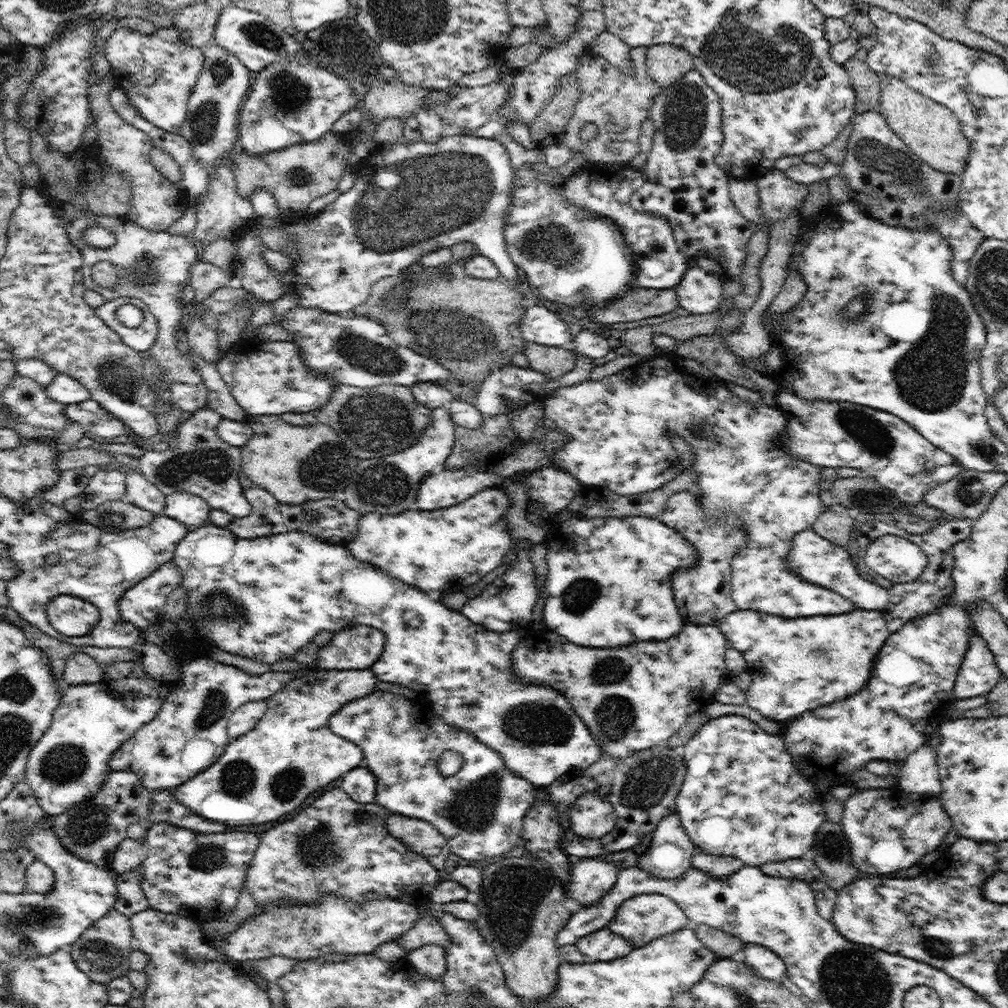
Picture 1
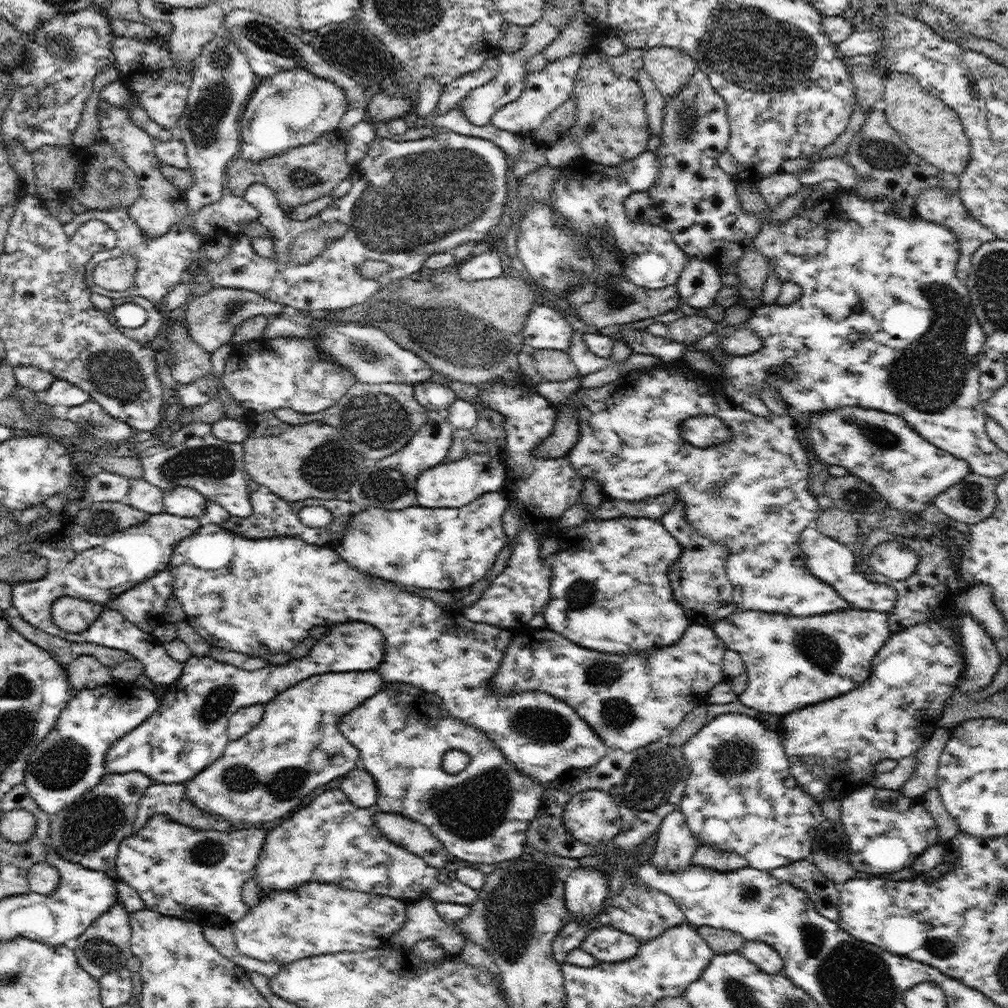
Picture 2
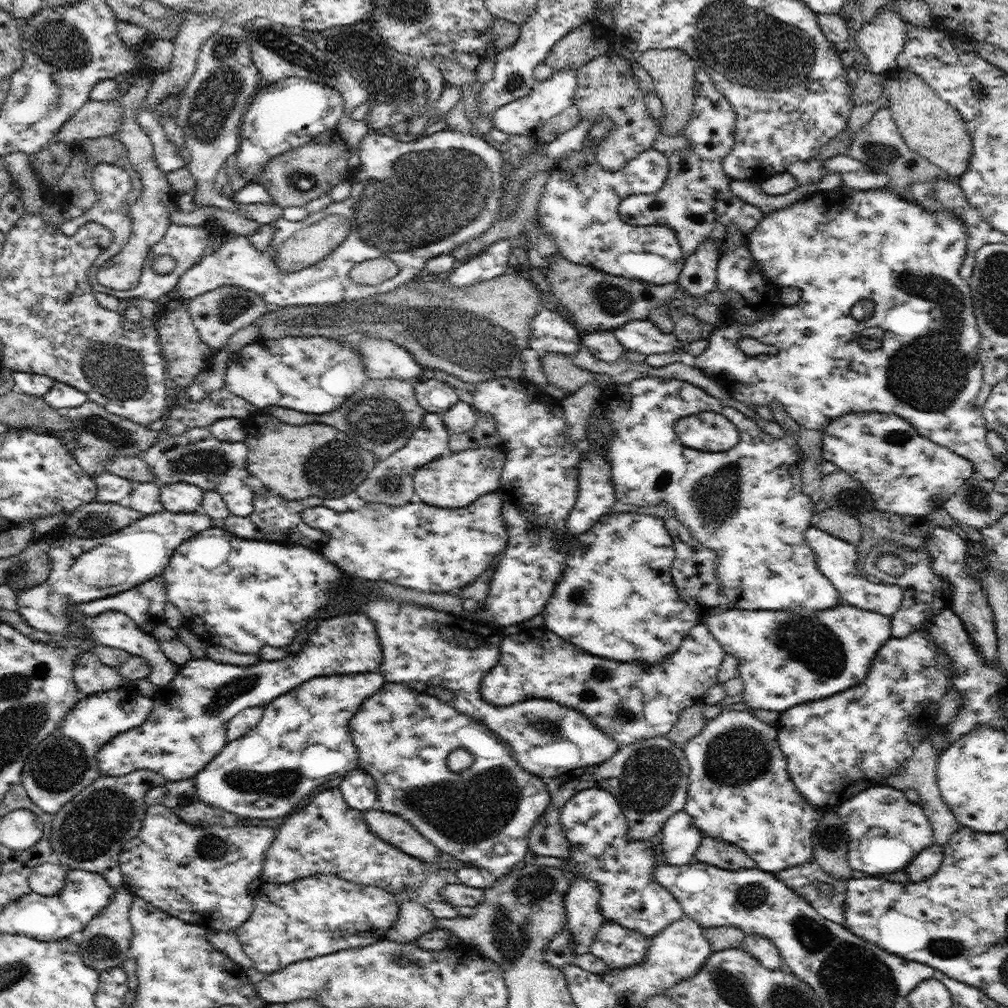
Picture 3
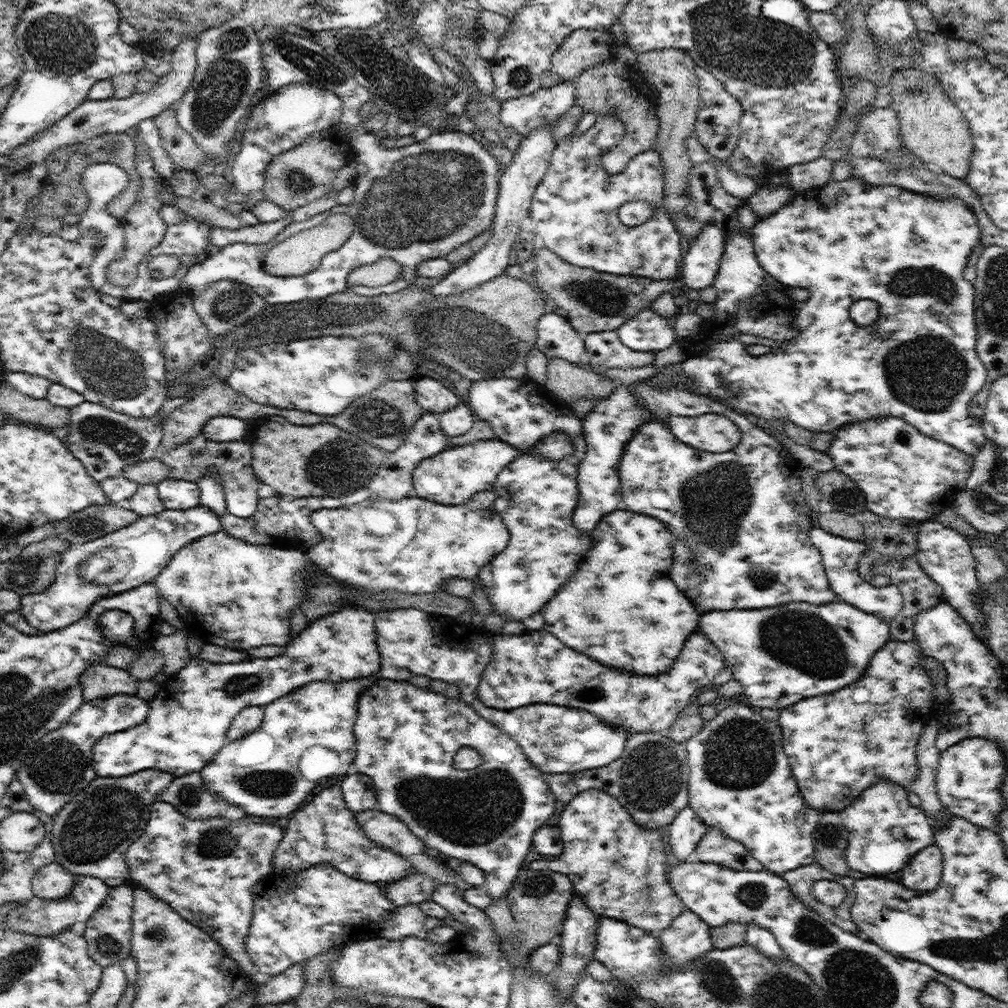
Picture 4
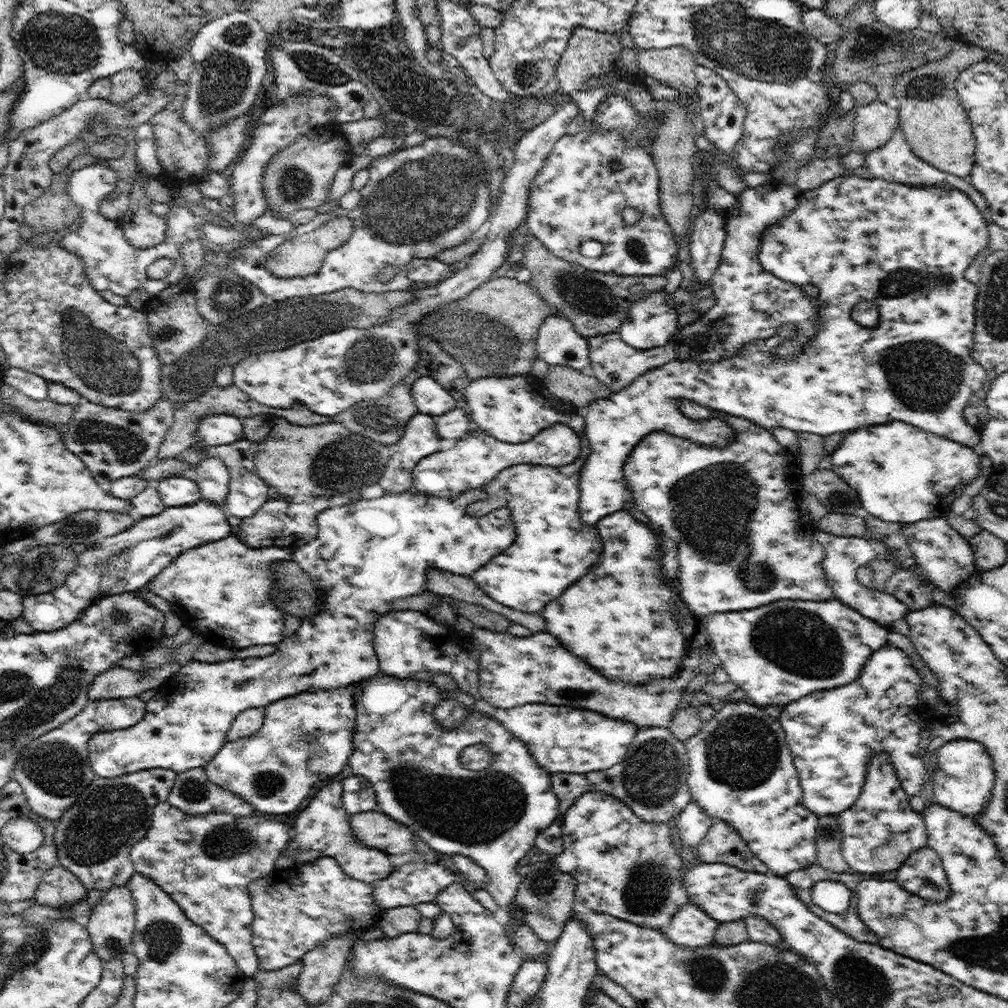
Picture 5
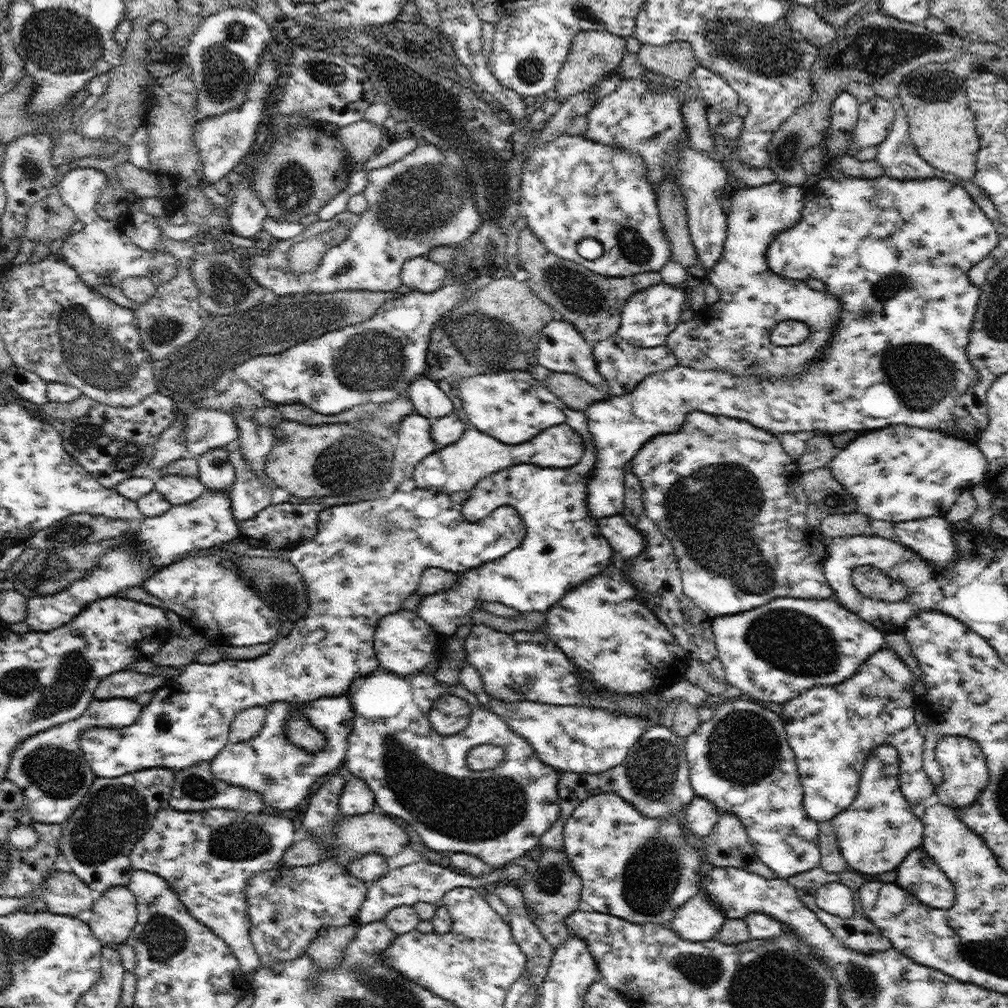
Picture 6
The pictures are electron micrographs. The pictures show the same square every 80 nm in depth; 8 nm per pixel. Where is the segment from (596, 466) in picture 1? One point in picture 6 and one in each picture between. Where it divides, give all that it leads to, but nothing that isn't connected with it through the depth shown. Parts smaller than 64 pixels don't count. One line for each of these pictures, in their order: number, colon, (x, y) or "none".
2: (750, 493)
3: (747, 504)
4: (742, 514)
5: (738, 517)
6: (724, 492)

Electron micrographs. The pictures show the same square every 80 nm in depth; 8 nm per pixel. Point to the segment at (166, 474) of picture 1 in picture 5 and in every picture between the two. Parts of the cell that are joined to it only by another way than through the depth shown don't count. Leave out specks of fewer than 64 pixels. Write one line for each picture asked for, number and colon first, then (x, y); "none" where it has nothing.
2: (192, 455)
3: (197, 457)
4: (230, 462)
5: (248, 492)

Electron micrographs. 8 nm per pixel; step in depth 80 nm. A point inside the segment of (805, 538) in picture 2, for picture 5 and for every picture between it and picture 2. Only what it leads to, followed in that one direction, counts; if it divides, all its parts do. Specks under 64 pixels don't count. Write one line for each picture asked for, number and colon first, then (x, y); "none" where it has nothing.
3: (836, 559)
4: (840, 556)
5: (844, 556)

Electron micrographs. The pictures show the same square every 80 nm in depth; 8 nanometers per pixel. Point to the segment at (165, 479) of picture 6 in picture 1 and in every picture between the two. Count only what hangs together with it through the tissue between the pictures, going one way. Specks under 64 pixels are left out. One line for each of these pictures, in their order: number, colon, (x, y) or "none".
1: (193, 511)
2: (181, 501)
3: (180, 497)
4: (176, 494)
5: (182, 490)

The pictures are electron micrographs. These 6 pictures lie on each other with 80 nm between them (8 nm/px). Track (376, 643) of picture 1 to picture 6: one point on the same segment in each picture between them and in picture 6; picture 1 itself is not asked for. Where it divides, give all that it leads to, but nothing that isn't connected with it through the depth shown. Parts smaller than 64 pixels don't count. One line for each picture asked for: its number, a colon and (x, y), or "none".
2: (188, 731)
3: (187, 728)
4: (190, 714)
5: (366, 554)
6: (367, 558)

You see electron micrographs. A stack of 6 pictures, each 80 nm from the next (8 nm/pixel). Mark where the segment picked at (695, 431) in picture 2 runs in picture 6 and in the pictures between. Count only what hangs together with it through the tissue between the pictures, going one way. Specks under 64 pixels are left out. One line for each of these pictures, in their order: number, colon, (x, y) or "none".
3: (708, 431)
4: (715, 433)
5: (894, 340)
6: (897, 252)

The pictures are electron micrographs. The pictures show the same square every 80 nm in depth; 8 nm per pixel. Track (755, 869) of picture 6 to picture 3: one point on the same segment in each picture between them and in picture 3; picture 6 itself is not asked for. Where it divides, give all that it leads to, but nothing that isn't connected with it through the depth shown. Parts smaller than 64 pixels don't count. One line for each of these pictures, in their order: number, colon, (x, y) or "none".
3: (715, 851)
4: (715, 847)
5: (722, 844)

